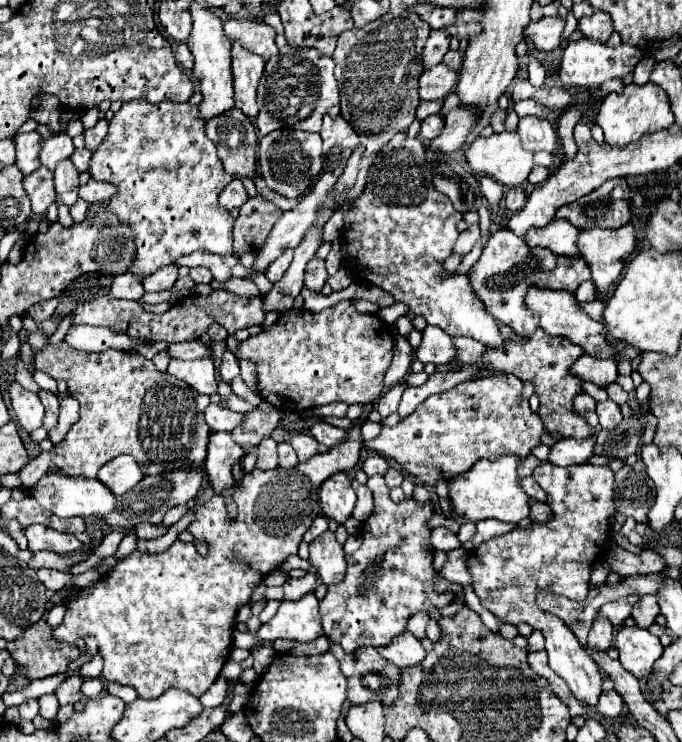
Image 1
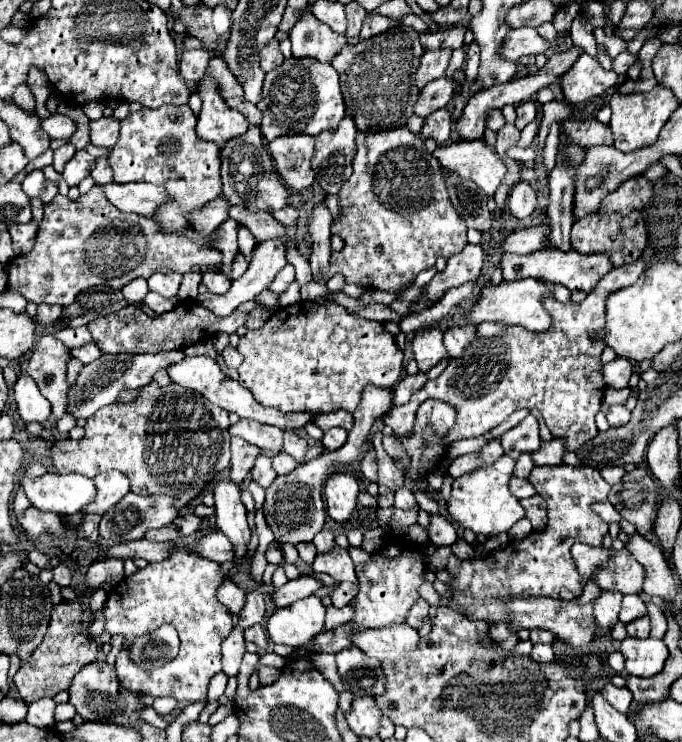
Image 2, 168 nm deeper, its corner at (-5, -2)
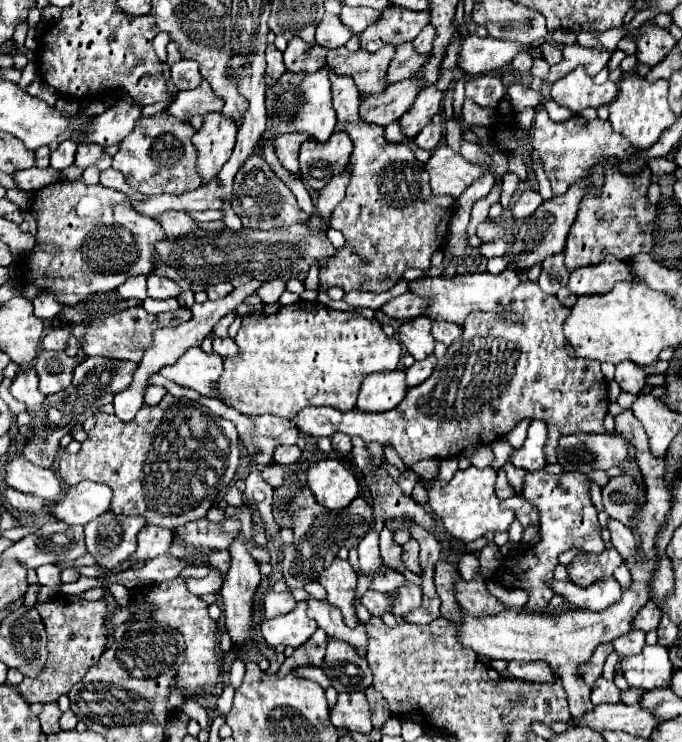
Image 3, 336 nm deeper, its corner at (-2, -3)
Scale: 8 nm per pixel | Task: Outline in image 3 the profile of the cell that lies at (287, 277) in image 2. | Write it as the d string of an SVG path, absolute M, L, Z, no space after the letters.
M271 279L265 285L261 285L257 295L263 299L263 303L277 303L283 291L285 291L285 281L283 279Z

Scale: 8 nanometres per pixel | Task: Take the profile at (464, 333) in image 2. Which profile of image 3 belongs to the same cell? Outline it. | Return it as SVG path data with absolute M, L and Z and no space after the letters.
M433 321L431 333L437 341L441 341L443 345L449 347L453 341L457 341L457 337L461 337L461 327L447 323L447 321Z

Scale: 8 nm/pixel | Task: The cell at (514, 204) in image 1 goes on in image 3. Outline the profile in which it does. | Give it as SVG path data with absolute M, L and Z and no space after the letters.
M525 189L515 197L511 213L513 213L515 219L523 219L523 217L529 217L541 203L543 203L543 199L541 199L541 195L537 191Z

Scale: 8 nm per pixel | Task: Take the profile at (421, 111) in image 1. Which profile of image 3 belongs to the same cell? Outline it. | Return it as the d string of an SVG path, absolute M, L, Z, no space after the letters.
M395 121L395 123L387 125L387 127L385 127L385 133L387 133L387 139L389 139L389 141L399 141L399 143L413 143L411 139L407 139L407 137L405 137L405 133L401 133L401 123L399 123L399 121Z

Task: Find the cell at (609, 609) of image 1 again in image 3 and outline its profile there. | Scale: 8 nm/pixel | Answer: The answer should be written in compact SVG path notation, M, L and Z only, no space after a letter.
M647 601L637 611L637 617L633 619L633 627L643 629L643 631L651 631L651 629L657 629L659 621L661 621L661 611L657 609L657 605L653 605L653 601Z

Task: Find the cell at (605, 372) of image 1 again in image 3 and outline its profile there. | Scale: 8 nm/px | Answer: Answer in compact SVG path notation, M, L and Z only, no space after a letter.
M621 361L615 371L615 381L627 393L639 393L645 385L645 371L631 361Z

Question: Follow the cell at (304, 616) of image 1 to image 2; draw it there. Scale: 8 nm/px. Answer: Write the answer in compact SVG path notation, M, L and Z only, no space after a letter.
M308 596L296 604L276 610L266 624L266 632L274 644L288 644L294 648L310 642L318 632L324 630L324 614L318 596Z

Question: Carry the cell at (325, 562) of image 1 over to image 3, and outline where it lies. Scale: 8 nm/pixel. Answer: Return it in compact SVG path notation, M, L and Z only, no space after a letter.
M335 559L331 567L327 567L319 579L317 579L325 591L327 591L327 601L335 607L341 609L343 621L349 627L357 625L355 609L353 609L353 599L355 599L355 585L357 585L357 575L349 561L345 559Z

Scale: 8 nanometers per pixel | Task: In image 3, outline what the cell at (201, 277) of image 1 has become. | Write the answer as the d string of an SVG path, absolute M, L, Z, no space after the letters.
M223 281L223 283L217 283L217 285L207 287L207 295L209 295L211 301L215 301L215 299L219 299L219 297L225 297L225 295L231 293L231 291L233 291L233 285L231 285L229 281Z

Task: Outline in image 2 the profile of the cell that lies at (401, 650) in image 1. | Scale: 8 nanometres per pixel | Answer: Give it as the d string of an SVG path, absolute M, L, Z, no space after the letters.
M406 622L390 624L384 628L352 630L352 644L376 660L394 660L396 656L404 656L404 652L412 652L412 648L416 648L418 640L418 632Z

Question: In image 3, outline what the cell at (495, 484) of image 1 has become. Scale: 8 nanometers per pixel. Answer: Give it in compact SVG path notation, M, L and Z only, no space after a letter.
M471 465L465 471L457 471L455 477L447 483L433 481L427 487L431 513L441 519L441 523L453 537L457 537L459 541L465 541L465 543L483 537L487 531L491 531L491 533L507 531L515 519L515 513L511 509L501 509L501 505L499 505L501 499L495 495L495 479L497 479L495 469L491 469L491 467L477 469Z

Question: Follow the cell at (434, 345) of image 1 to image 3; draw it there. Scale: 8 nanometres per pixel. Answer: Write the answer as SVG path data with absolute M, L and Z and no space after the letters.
M421 315L413 321L403 323L399 329L399 341L401 345L415 357L415 361L423 361L425 357L433 355L435 339L431 335L431 319Z

